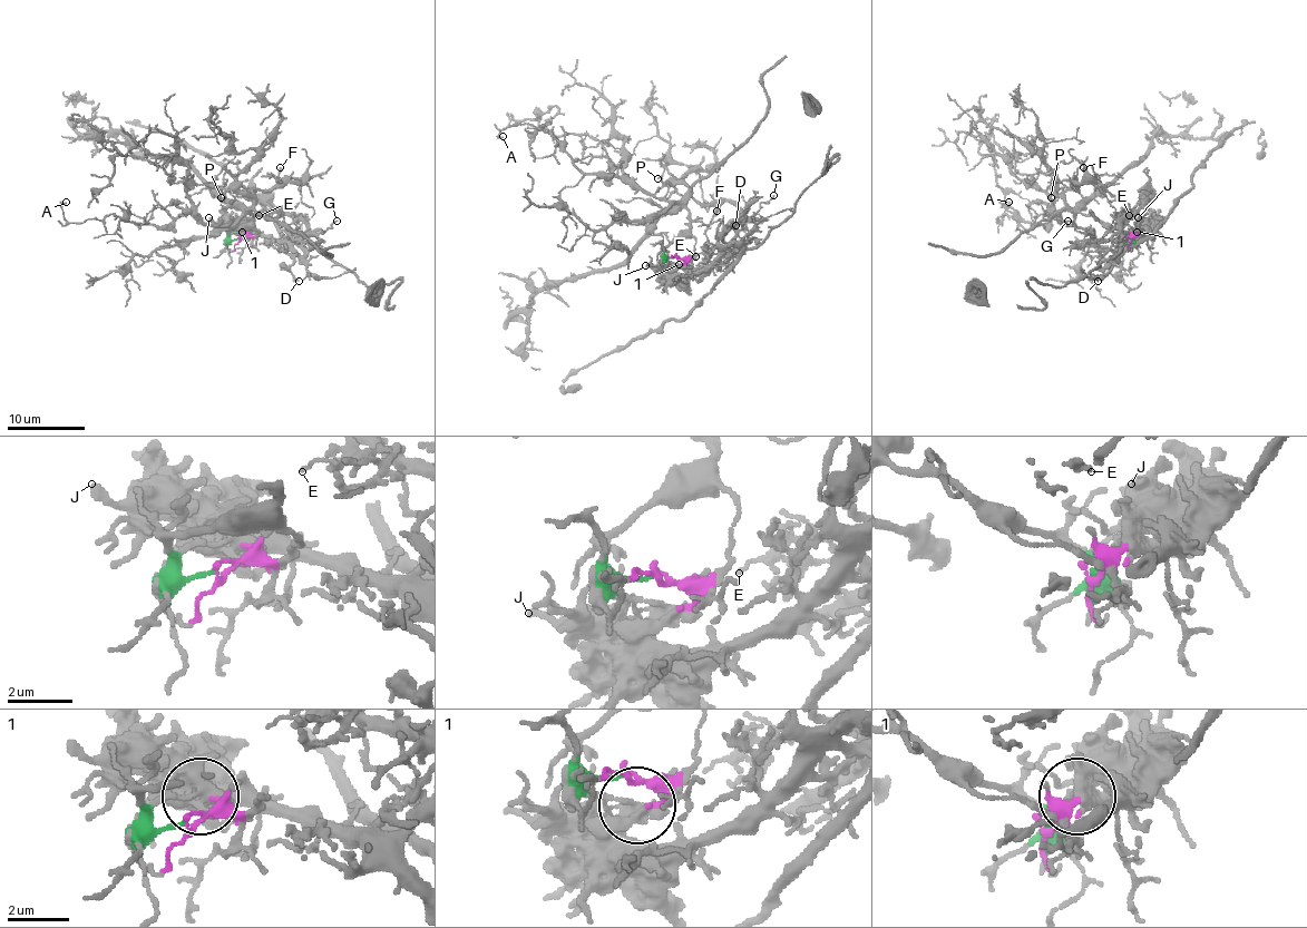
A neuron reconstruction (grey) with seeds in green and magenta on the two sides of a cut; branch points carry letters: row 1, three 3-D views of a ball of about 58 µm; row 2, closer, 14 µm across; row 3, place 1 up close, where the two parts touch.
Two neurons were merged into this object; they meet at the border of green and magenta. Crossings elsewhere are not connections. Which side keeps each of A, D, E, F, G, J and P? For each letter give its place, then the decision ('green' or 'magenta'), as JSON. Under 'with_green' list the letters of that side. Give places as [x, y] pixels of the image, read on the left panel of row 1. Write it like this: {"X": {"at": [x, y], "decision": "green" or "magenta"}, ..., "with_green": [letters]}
{"A": {"at": [66, 202], "decision": "green"}, "D": {"at": [299, 281], "decision": "magenta"}, "E": {"at": [259, 215], "decision": "magenta"}, "F": {"at": [280, 167], "decision": "green"}, "G": {"at": [337, 221], "decision": "magenta"}, "J": {"at": [208, 217], "decision": "magenta"}, "P": {"at": [221, 197], "decision": "green"}, "with_green": ["A", "F", "P"]}

